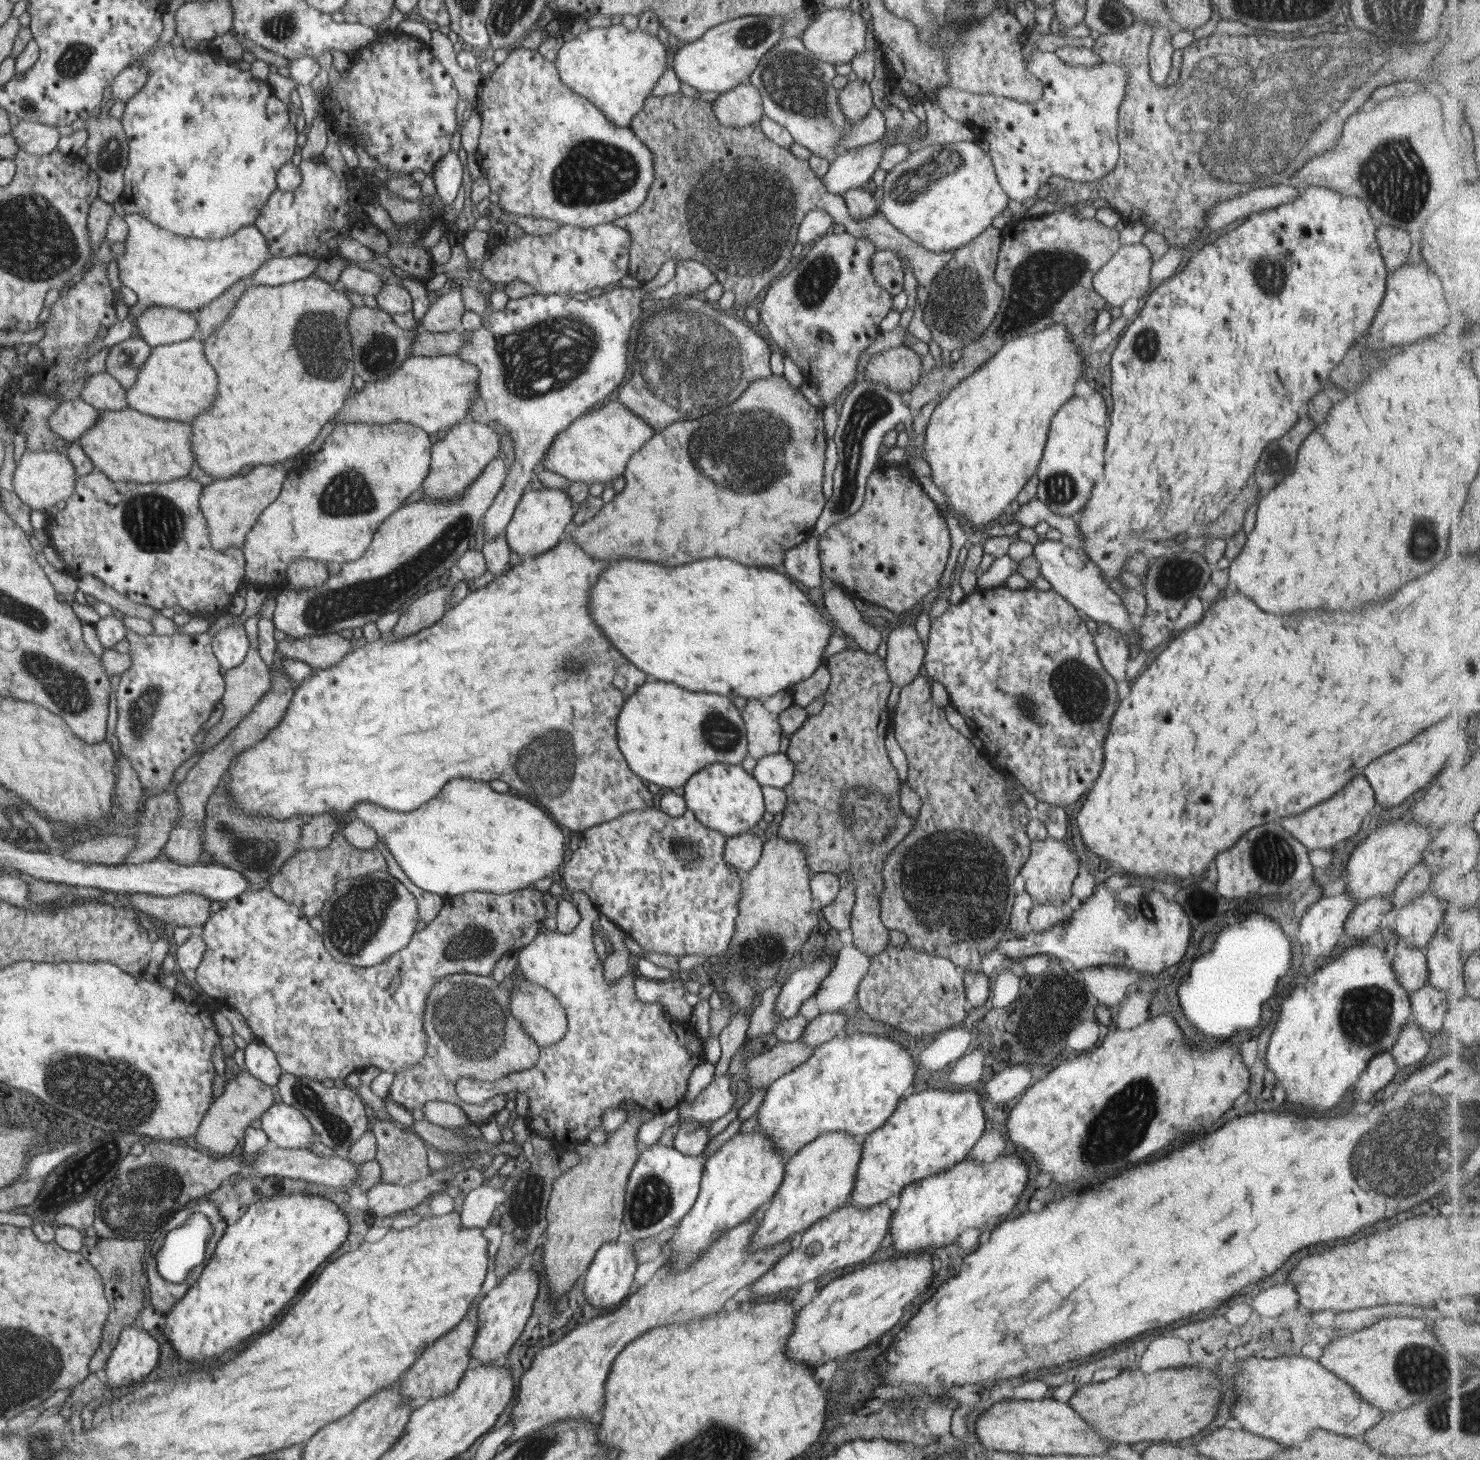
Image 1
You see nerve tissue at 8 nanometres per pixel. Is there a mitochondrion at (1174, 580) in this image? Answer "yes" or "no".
yes

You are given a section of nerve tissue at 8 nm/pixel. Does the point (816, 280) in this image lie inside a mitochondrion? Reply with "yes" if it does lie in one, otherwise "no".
yes

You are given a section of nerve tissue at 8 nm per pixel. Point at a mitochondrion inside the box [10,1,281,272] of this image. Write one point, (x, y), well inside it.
(77, 57)

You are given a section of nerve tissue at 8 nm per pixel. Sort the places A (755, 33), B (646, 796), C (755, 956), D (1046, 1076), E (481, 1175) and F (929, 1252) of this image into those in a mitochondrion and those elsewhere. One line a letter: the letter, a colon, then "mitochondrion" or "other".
A: mitochondrion
B: other
C: mitochondrion
D: other
E: other
F: other

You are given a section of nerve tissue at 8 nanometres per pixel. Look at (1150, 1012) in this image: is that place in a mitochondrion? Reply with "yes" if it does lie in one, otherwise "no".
no

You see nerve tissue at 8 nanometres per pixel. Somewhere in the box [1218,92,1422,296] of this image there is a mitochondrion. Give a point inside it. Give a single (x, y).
(1302, 230)

